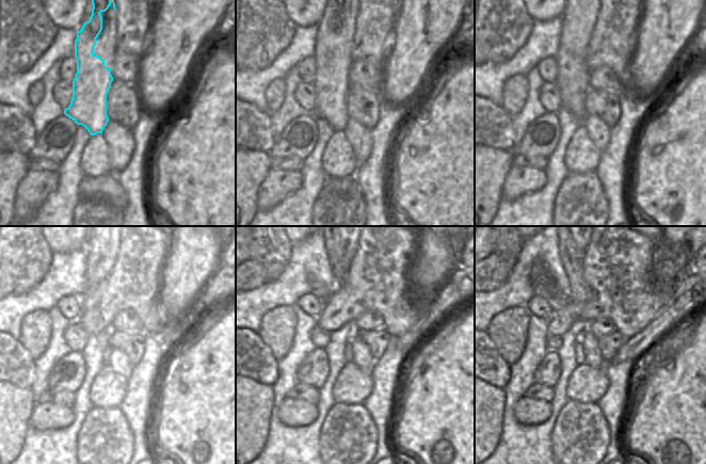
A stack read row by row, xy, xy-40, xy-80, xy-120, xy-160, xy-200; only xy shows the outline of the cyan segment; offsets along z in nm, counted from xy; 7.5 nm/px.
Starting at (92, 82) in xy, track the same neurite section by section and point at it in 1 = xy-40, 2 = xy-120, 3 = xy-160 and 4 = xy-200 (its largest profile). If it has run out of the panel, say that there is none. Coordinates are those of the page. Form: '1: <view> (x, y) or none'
1: xy-40 (332, 82)
2: xy-120 (91, 319)
3: xy-160 (343, 248)
4: xy-200 (583, 248)

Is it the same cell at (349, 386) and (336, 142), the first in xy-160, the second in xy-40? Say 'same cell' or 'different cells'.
same cell

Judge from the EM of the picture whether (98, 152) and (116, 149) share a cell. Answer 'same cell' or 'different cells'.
different cells

